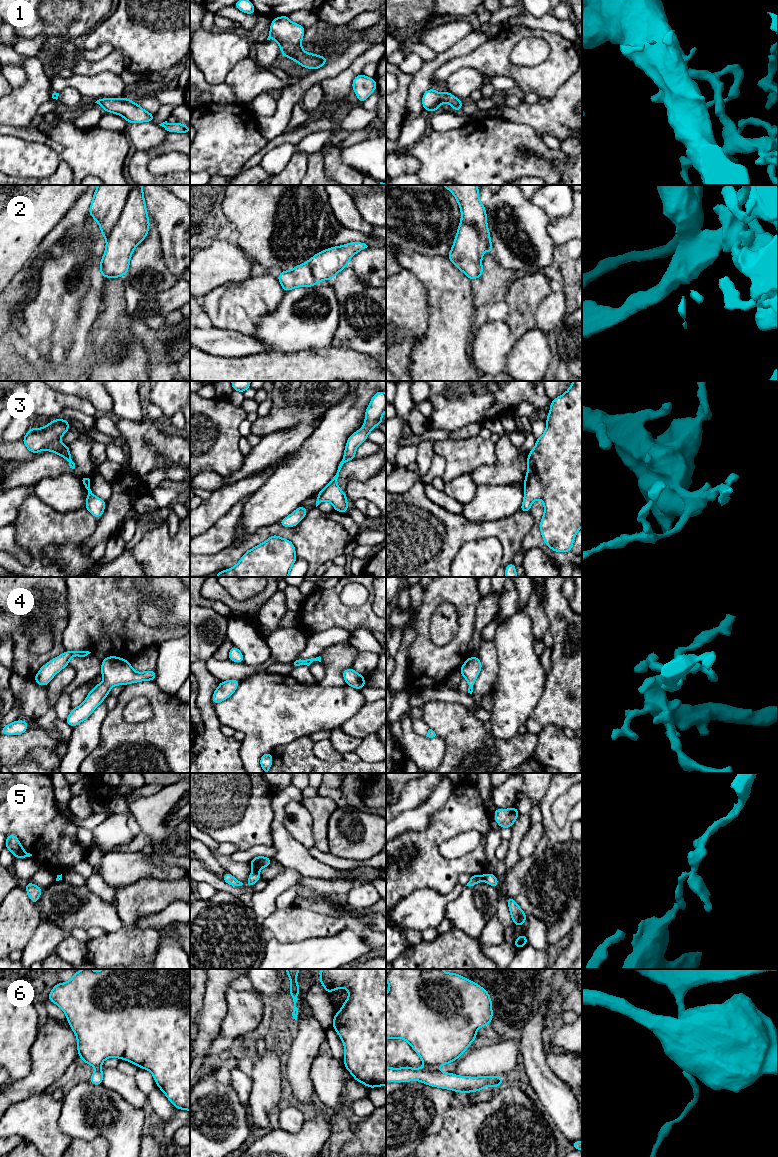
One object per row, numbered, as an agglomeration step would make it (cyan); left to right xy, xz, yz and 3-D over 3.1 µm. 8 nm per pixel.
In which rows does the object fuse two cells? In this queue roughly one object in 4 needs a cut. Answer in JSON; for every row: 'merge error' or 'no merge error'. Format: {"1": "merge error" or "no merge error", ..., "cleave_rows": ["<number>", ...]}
{"1": "no merge error", "2": "no merge error", "3": "no merge error", "4": "no merge error", "5": "merge error", "6": "merge error", "cleave_rows": ["5", "6"]}

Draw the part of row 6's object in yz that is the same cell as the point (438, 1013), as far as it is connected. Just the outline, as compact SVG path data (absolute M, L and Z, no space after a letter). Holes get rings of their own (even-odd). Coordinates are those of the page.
M389 969L386 979L389 985L386 994L386 1038L406 1040L427 1068L437 1068L458 1059L477 1039L477 1030L490 1025L493 1011L489 993L455 972L446 973L442 969Z

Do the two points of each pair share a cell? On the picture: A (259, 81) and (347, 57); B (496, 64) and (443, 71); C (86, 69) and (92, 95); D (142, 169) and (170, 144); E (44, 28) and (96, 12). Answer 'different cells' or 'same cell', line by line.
A: different cells
B: same cell
C: different cells
D: same cell
E: same cell

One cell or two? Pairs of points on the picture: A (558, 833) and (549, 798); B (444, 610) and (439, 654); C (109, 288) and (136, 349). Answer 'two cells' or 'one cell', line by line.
A: one cell
B: two cells
C: one cell

